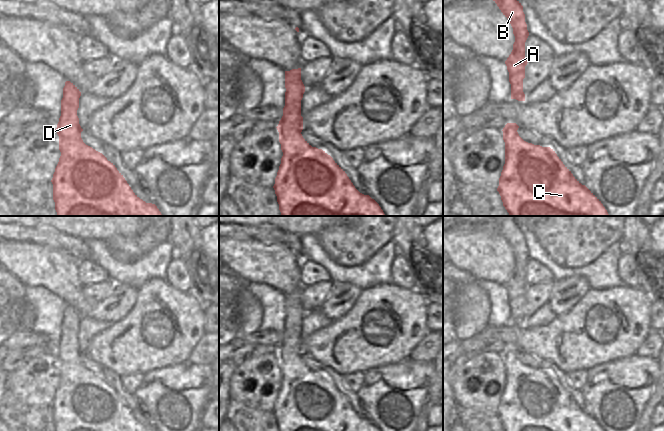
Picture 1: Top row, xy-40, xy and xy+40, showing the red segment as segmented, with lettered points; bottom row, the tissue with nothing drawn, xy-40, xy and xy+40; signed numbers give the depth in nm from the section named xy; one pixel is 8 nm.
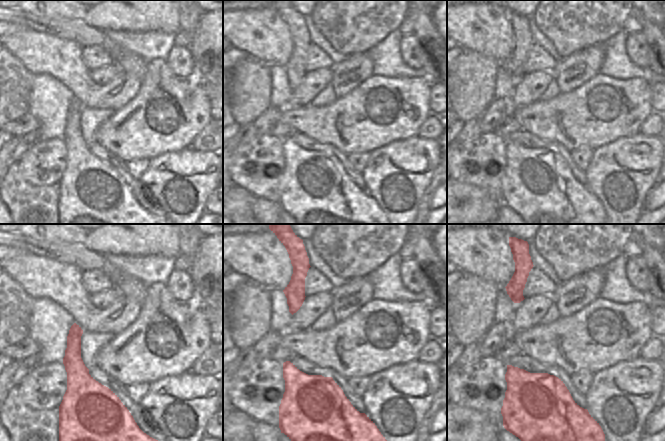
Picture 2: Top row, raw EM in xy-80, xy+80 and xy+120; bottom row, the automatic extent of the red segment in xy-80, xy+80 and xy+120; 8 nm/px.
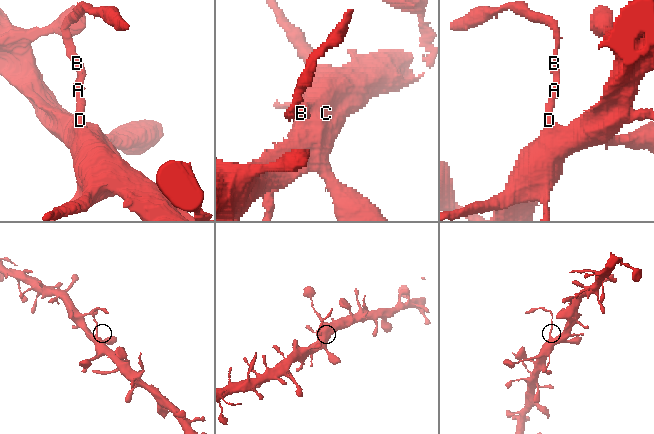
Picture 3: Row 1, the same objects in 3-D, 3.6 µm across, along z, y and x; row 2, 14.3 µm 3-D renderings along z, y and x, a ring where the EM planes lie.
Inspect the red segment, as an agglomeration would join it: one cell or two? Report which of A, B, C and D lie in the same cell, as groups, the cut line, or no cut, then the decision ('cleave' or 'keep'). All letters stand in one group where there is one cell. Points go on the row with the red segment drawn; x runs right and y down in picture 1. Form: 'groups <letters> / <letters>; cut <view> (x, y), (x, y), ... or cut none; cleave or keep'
groups A B / C D; cut xy (300, 74), (292, 74), (285, 77); cleave

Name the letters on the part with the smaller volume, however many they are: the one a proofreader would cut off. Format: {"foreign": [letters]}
{"foreign": ["A", "B"]}

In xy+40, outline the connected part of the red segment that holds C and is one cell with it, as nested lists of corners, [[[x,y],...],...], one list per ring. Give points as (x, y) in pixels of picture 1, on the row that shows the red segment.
[[[507,123],[502,130],[505,164],[497,191],[510,216],[609,216],[601,201],[573,176],[553,149],[524,141],[517,132],[518,128],[516,123]]]

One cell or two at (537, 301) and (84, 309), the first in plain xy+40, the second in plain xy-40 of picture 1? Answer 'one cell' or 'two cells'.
two cells

